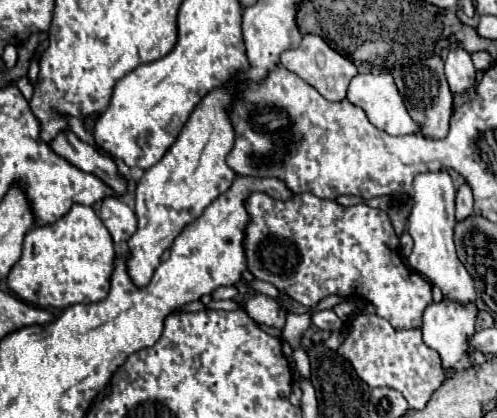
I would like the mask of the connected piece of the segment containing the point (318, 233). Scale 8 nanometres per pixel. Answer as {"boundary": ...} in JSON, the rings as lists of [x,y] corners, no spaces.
{"boundary":[[[305,192],[287,202],[269,198],[267,194],[251,194],[247,199],[247,212],[251,216],[251,224],[245,232],[245,254],[249,270],[255,278],[273,284],[279,292],[307,308],[313,308],[319,300],[331,294],[361,296],[375,304],[377,314],[389,320],[393,328],[421,326],[423,310],[433,302],[431,284],[423,276],[411,272],[399,258],[399,240],[393,232],[389,216],[383,210],[367,204],[345,208],[335,200],[323,200]]]}

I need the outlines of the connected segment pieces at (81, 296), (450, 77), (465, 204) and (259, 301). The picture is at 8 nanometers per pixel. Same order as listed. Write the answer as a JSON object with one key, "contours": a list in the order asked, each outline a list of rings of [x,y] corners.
{"contours":[[[[73,204],[57,222],[33,226],[23,244],[21,260],[7,276],[9,288],[39,308],[67,308],[71,304],[93,304],[107,298],[113,268],[113,240],[91,206]]],[[[463,46],[449,49],[445,60],[445,74],[453,94],[461,94],[475,86],[475,66],[471,62],[471,54]]],[[[463,184],[457,192],[457,210],[455,210],[455,220],[461,222],[465,218],[469,218],[473,214],[473,196],[471,190],[467,188],[467,184]]],[[[255,294],[245,302],[245,312],[257,322],[273,328],[283,328],[285,326],[285,312],[279,308],[279,304],[265,296],[265,294]]]]}

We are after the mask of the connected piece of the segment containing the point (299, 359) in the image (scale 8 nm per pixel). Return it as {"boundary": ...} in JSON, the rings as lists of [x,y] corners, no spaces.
{"boundary":[[[304,348],[294,350],[294,359],[299,374],[303,376],[303,378],[310,379],[311,366],[306,350]]]}

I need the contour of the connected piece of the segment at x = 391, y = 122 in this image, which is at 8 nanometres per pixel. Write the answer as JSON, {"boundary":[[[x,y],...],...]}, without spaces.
{"boundary":[[[361,72],[357,76],[353,76],[349,88],[347,88],[347,96],[345,96],[351,104],[359,106],[367,118],[371,120],[371,124],[375,124],[379,130],[399,136],[399,134],[417,134],[419,126],[409,118],[407,108],[403,104],[403,98],[399,96],[399,90],[393,82],[391,74],[373,74],[373,72]]]}

